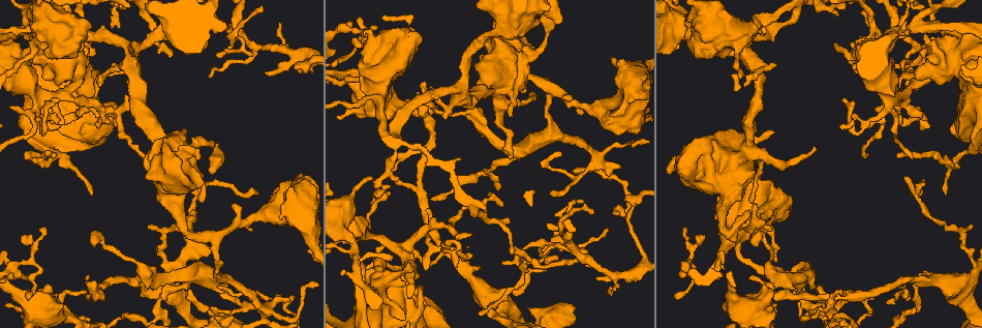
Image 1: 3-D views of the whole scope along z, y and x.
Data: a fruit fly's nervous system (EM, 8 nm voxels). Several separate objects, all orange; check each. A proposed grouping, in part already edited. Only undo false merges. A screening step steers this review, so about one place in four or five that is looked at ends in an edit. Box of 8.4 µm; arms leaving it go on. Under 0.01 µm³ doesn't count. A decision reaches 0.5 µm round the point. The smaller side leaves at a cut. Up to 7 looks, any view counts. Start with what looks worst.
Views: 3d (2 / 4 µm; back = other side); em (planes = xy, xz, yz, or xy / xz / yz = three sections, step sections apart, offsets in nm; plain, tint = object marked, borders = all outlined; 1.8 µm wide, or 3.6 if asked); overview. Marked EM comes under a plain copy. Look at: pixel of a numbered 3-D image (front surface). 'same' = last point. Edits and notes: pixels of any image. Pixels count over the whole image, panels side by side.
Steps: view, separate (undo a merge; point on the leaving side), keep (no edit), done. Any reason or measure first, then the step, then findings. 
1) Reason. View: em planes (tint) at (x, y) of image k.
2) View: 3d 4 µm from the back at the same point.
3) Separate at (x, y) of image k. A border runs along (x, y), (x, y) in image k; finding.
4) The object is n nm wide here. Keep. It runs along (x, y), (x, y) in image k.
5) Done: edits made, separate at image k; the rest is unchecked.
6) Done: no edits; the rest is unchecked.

Thick turns thin. View: 3d 4 µm at (400, 292) of image 1.

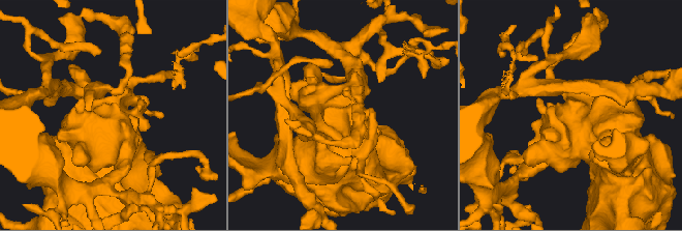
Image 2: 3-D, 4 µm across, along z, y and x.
Now the EM. View: em 3.6 µm yz step 4 (tint) at (575, 105) of image 2.

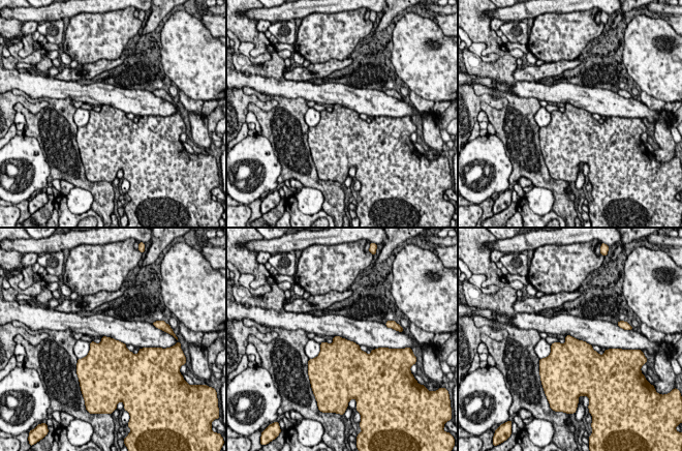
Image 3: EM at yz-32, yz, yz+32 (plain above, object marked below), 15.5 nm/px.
Cut it another way. View: em 3.6 µm planes (tint) at the same point.

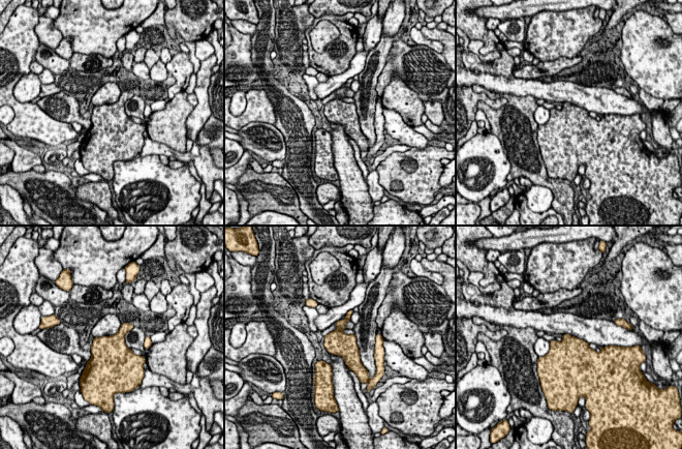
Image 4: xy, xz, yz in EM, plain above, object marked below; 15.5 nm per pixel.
Keep. One neuron here.

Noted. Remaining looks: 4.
Thick turns thin. View: em 3.6 µm yz step 8 (tint) at (514, 291) of image 1.

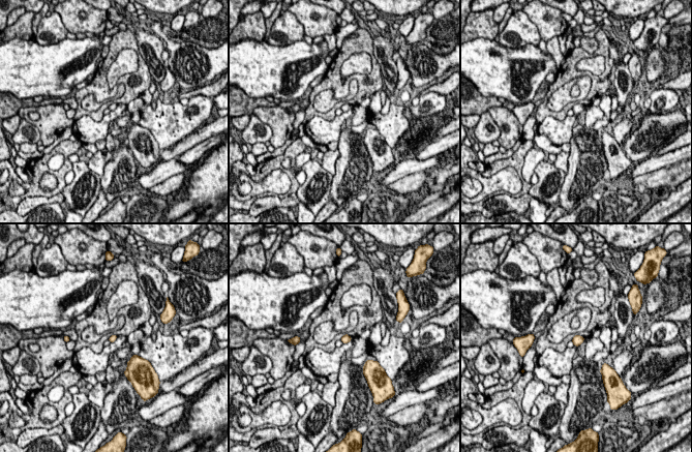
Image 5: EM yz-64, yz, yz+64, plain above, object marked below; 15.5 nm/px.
View: em 3.6 µm planes (borders) at the same point.

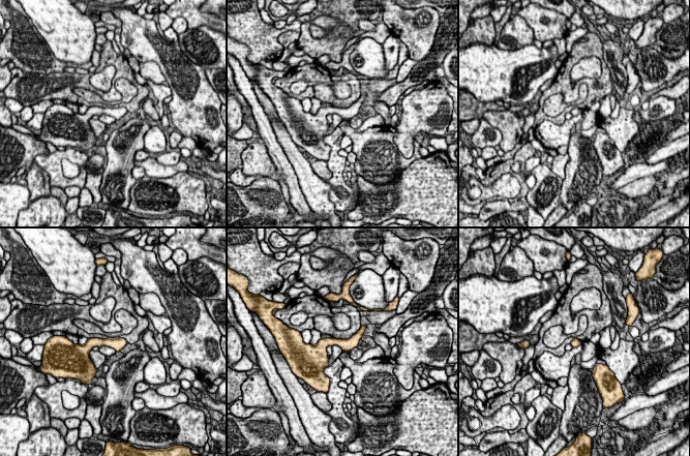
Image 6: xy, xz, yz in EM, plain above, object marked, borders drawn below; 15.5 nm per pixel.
Keep. It runs along (361, 332), (313, 350) in image 6; all the same neuron.

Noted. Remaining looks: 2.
Abrupt turn. View: 3d 4 µm at (173, 149) of image 1.

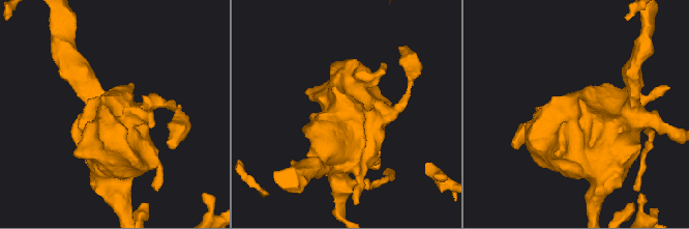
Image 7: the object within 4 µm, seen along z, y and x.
View: em 3.6 µm planes (tint) at (345, 112) of image 7.

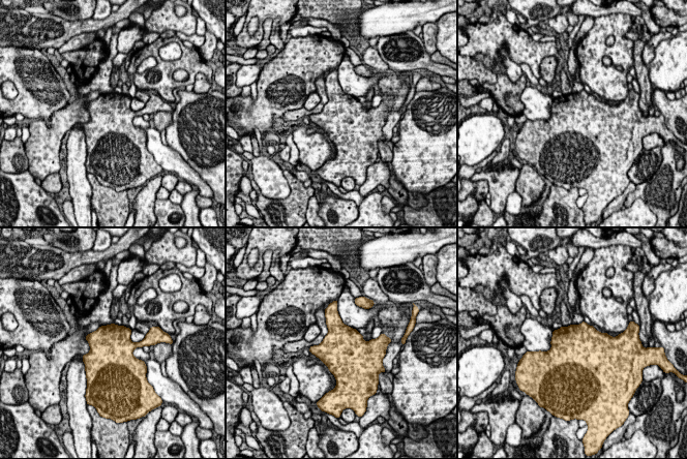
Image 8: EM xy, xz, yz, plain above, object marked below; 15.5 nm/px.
The object is 650 nm wide here. Keep. Continuous, no second neuron.

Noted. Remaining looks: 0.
Done: no edits; the rest is unchecked.

